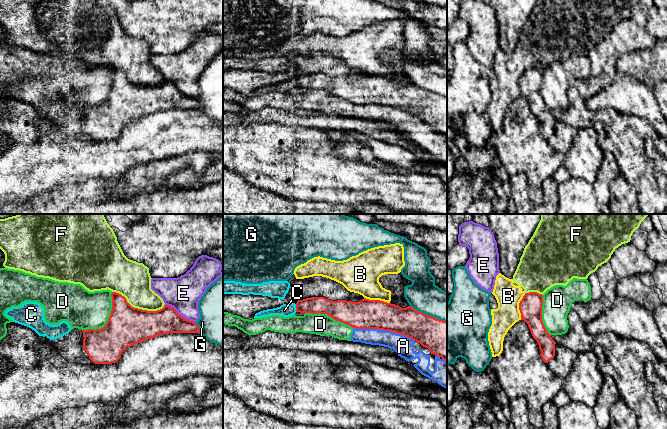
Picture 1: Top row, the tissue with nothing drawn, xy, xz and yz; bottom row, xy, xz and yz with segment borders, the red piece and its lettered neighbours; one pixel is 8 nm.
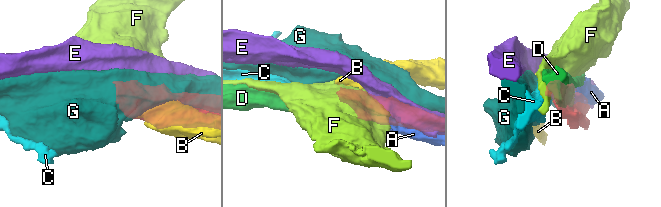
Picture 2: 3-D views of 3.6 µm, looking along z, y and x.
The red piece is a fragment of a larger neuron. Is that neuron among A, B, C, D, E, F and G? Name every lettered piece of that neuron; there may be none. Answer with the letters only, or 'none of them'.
C

